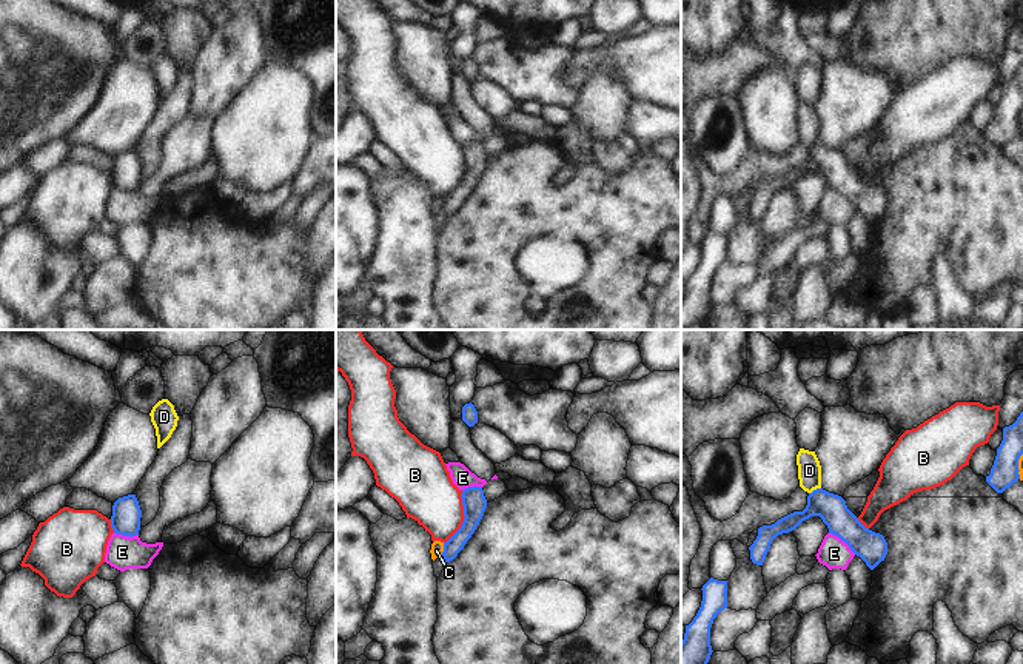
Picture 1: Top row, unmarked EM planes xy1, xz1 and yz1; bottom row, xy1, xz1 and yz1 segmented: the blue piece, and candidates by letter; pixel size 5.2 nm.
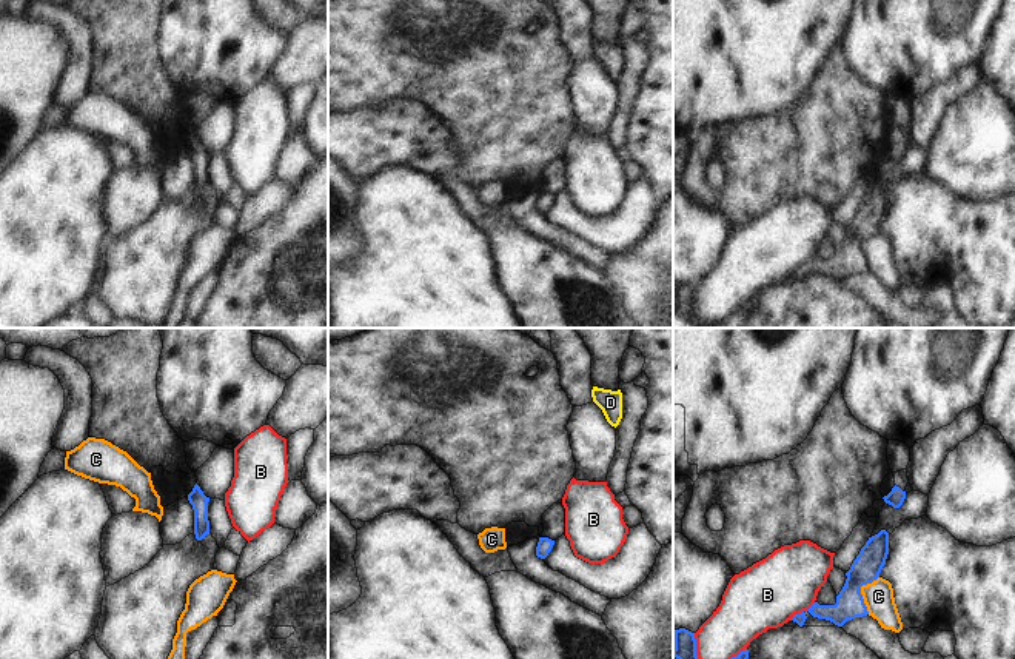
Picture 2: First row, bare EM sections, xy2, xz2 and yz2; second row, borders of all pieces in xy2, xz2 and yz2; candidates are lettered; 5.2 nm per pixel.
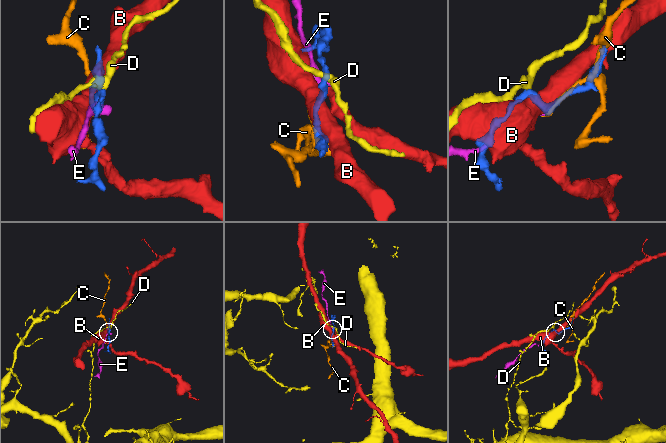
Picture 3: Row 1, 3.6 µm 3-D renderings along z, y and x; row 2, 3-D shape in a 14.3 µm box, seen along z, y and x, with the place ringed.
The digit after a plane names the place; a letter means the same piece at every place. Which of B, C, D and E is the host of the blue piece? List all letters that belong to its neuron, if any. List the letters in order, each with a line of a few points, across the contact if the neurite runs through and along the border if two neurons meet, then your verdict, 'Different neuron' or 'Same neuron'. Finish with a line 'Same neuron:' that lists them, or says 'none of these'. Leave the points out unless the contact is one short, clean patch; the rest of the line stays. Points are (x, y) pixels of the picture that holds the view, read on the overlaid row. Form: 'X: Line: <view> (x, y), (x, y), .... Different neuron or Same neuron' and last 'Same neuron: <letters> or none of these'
B: Different neuron
C: Different neuron
D: Line: yz1 (820, 487), (809, 493). Different neuron
E: Line: yz1 (829, 532), (837, 535), (855, 553). Different neuron
Same neuron: none of these

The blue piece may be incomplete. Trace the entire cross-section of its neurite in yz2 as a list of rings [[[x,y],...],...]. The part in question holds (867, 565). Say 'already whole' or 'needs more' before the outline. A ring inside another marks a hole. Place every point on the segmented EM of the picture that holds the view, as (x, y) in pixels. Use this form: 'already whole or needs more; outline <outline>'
already whole; outline [[[881,530],[878,534],[869,537],[853,560],[850,570],[846,573],[847,579],[836,596],[836,604],[819,605],[815,602],[809,608],[809,613],[813,617],[830,621],[838,627],[842,627],[847,621],[855,617],[867,616],[869,611],[861,594],[861,587],[872,584],[879,577],[887,554],[889,533]]]

